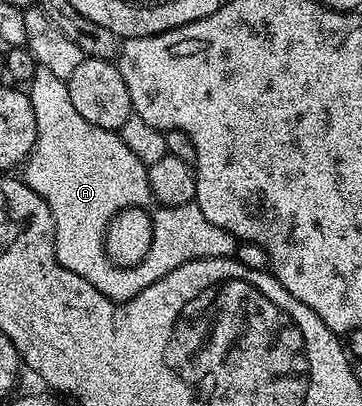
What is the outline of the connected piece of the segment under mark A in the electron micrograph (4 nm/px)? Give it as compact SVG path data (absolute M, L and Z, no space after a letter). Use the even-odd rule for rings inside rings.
M43 67L35 71L35 79L29 85L29 95L31 105L35 111L35 117L37 118L37 138L35 139L33 150L21 165L21 179L23 183L28 184L47 203L49 210L53 214L53 218L55 219L55 253L61 262L61 266L65 266L65 270L73 270L73 274L81 274L81 278L85 278L85 282L97 286L97 290L101 290L101 294L105 294L105 298L122 302L133 298L137 294L141 294L141 290L145 290L145 286L153 286L153 282L157 282L157 278L169 274L169 270L177 270L177 266L181 266L185 262L189 262L190 260L206 260L207 258L217 258L218 256L231 258L236 255L237 241L235 237L229 235L225 230L221 230L221 226L213 226L213 222L209 222L209 218L205 218L205 214L201 214L199 207L192 202L185 206L173 206L172 208L159 206L154 209L154 236L152 238L152 245L149 246L149 252L145 254L145 258L140 264L134 265L132 268L123 268L121 265L117 265L111 261L107 256L104 244L107 228L110 226L111 220L119 212L126 210L126 208L142 208L152 203L153 197L151 195L151 187L149 186L149 178L147 177L148 165L143 164L140 158L137 158L137 155L133 154L132 150L129 150L129 146L122 140L118 131L110 132L101 126L93 126L93 122L85 122L85 118L81 118L81 114L77 114L77 109L73 107L73 102L69 102L67 81L57 78L52 71Z

